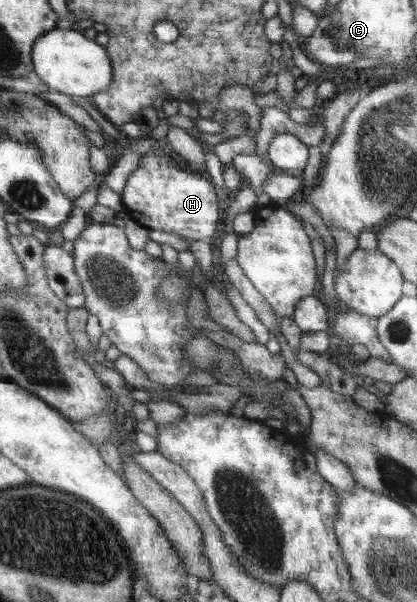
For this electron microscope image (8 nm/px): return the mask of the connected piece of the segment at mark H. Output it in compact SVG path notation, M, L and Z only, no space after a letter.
M141 155L137 168L127 178L120 195L129 217L151 230L211 241L219 224L217 192L212 181L201 177L200 173L175 165L167 157Z

